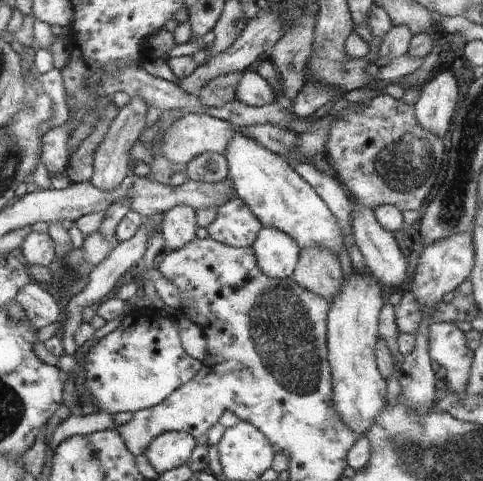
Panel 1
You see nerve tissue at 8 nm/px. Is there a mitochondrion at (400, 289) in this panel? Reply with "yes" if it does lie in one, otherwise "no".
no

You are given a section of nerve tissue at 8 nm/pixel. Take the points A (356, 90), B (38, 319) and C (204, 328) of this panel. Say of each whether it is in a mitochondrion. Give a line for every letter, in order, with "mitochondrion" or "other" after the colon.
A: other
B: other
C: other

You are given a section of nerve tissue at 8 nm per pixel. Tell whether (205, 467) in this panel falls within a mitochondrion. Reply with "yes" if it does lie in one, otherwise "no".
no

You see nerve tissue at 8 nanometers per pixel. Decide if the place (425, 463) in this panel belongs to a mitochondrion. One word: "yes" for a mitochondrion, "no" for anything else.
yes

